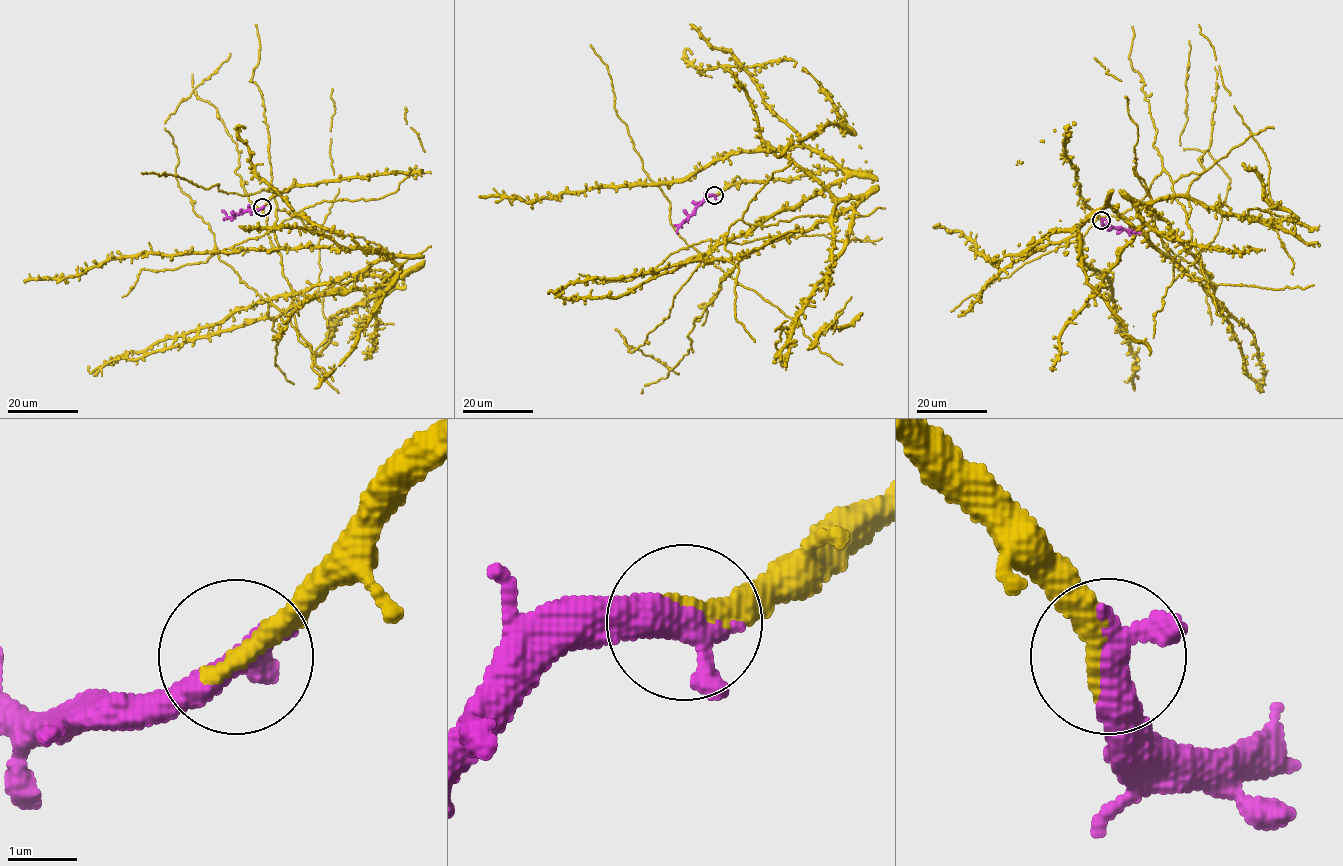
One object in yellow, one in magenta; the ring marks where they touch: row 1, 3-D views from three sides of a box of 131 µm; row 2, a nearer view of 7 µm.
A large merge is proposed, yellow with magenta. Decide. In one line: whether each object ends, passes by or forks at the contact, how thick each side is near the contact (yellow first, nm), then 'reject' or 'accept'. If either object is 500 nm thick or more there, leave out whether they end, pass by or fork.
yellow ends | magenta passes by | 340/400 nm | accept

